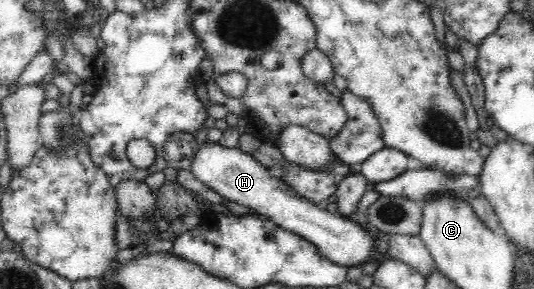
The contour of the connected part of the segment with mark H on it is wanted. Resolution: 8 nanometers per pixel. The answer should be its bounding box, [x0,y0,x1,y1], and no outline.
[193,143,389,269]

